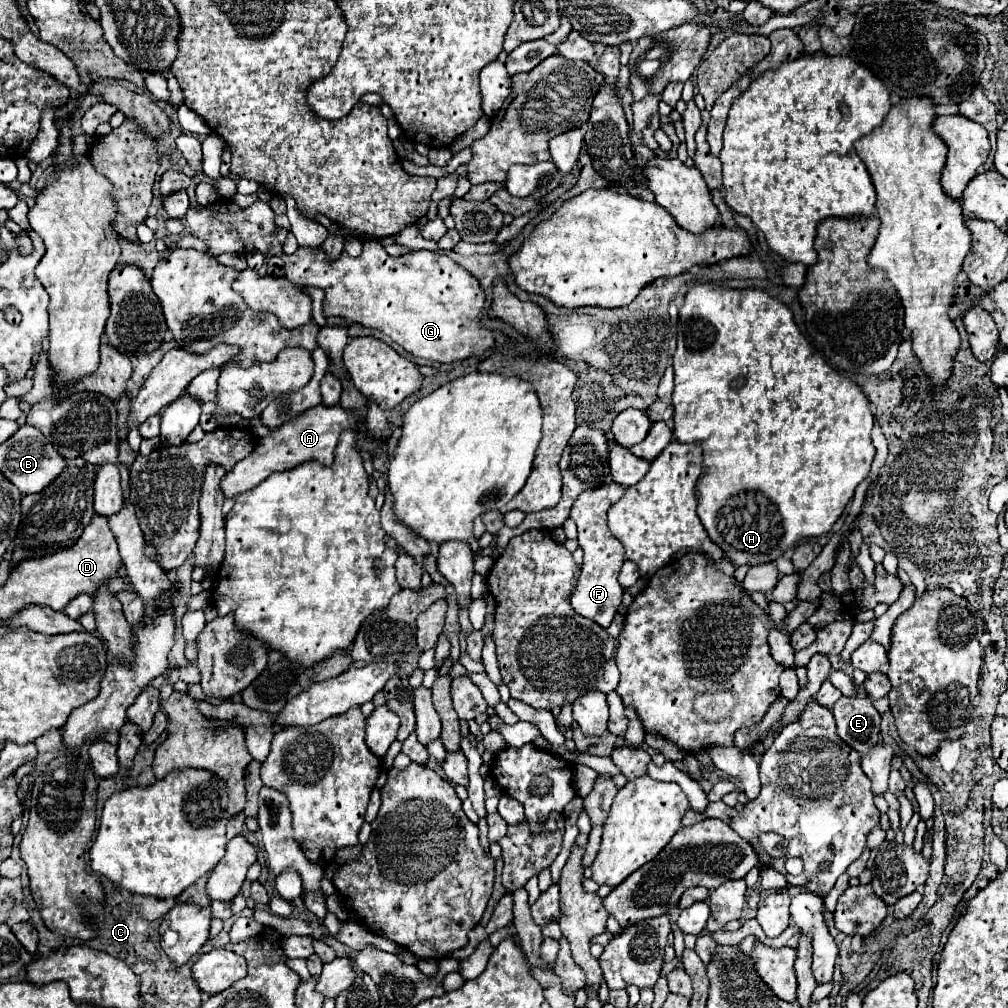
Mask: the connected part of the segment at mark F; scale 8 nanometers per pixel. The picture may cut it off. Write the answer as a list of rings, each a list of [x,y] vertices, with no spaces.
[[[610,483],[600,489],[592,489],[588,493],[582,493],[570,511],[570,517],[578,525],[578,545],[584,551],[582,573],[580,573],[574,593],[570,597],[570,603],[578,615],[596,621],[600,627],[608,627],[612,623],[618,607],[622,605],[622,595],[624,595],[624,589],[618,583],[618,575],[620,575],[620,569],[624,563],[624,547],[610,533],[610,529],[606,525],[606,513],[622,497],[622,493],[624,493],[624,489],[618,483]]]

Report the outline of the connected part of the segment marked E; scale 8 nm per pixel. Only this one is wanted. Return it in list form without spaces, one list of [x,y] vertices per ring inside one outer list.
[[[840,697],[834,703],[838,735],[844,743],[866,755],[880,741],[880,713],[868,697]]]

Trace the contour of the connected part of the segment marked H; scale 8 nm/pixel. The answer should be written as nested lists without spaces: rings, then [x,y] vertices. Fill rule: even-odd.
[[[700,285],[686,293],[684,307],[680,309],[678,321],[678,347],[674,353],[674,403],[673,437],[680,443],[698,443],[704,449],[704,467],[702,477],[696,485],[698,497],[698,517],[708,533],[708,537],[724,549],[726,559],[734,565],[760,565],[760,563],[774,563],[782,551],[794,547],[802,537],[820,537],[826,535],[832,525],[842,515],[844,507],[854,497],[856,487],[868,477],[870,465],[874,459],[874,445],[870,439],[874,415],[868,407],[866,395],[860,387],[850,381],[848,377],[834,371],[820,353],[804,339],[798,331],[792,313],[786,305],[778,303],[764,291],[754,289],[726,289],[726,287],[710,287]]]

